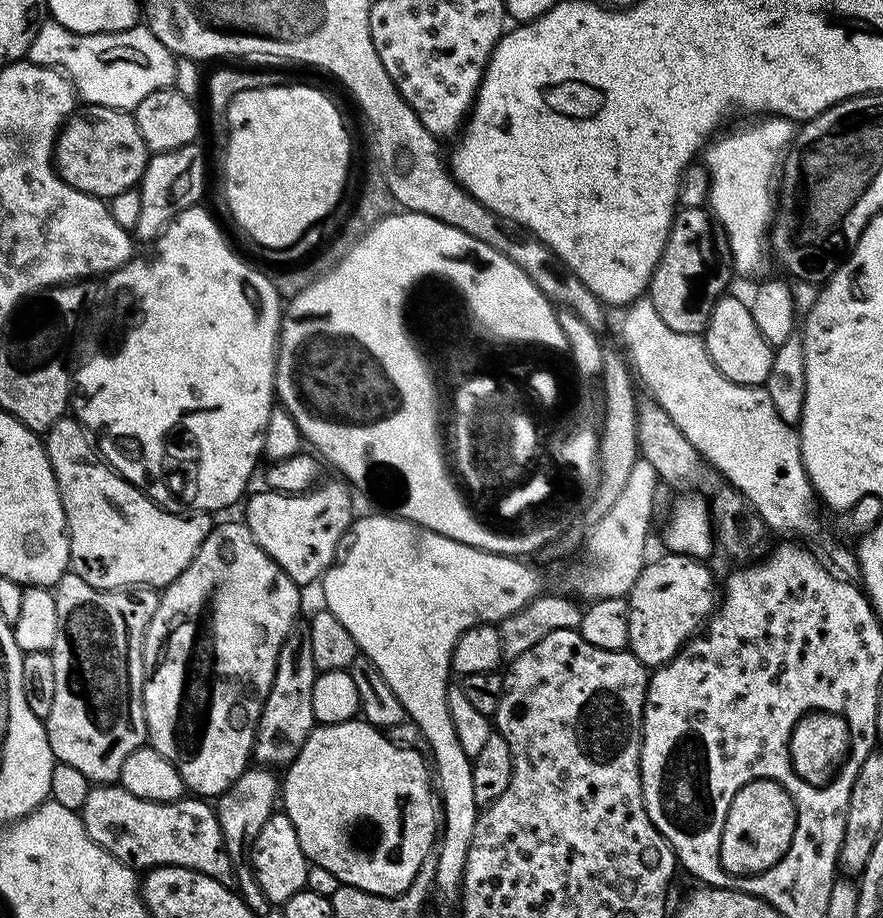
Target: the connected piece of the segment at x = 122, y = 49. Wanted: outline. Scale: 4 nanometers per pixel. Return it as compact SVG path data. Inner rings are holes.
M48 18L38 30L27 59L38 66L59 69L72 82L85 105L135 110L138 102L154 90L171 88L176 82L176 57L146 26L121 32L78 34Z

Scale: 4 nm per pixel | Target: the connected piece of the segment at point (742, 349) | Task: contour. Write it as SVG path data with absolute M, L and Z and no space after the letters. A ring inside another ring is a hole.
M725 294L715 301L702 339L714 366L718 366L718 370L722 370L722 374L726 374L730 382L767 385L774 349L766 342L766 338L762 338L758 326L754 326L751 307L745 301L743 304L731 294Z

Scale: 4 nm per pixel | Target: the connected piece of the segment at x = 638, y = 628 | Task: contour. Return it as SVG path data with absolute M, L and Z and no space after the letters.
M671 551L665 555L657 560L649 559L645 563L626 597L630 610L630 638L627 651L632 652L634 658L638 658L638 662L642 662L649 670L669 664L680 653L681 648L705 627L706 621L718 607L718 580L716 584L715 574L704 565L706 563L703 559Z

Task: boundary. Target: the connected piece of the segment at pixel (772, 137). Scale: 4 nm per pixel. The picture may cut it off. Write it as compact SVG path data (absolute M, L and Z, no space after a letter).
M768 116L759 120L762 121L750 125L749 128L740 128L721 140L713 139L702 156L702 161L704 160L705 166L708 167L708 200L712 203L711 215L728 239L731 267L736 267L744 276L754 275L764 264L764 247L765 250L769 247L770 229L774 223L772 183L776 180L780 159L783 158L784 151L789 151L794 137L793 121L779 116Z

